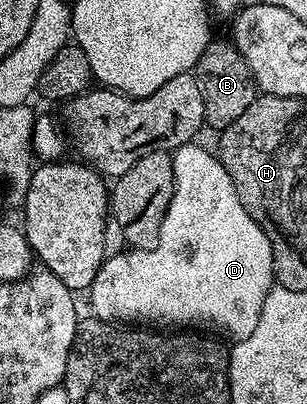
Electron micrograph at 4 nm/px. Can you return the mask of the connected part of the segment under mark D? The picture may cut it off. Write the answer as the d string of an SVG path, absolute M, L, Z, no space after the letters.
M192 141L173 152L175 188L158 243L150 251L127 249L124 255L104 258L89 288L94 318L123 325L183 319L183 323L219 327L227 335L255 330L255 318L261 317L259 303L275 283L273 249L261 225L241 205L218 154L197 144Z

